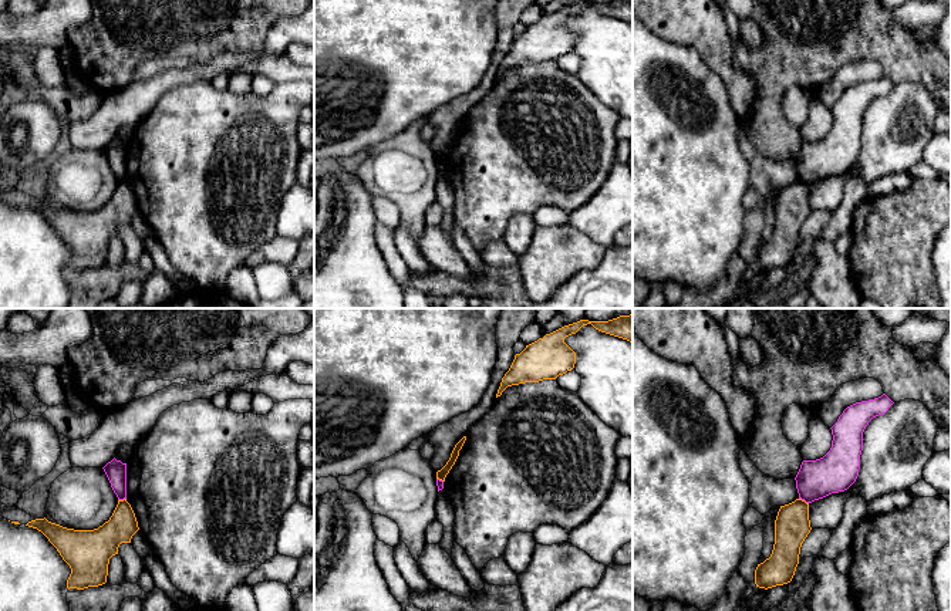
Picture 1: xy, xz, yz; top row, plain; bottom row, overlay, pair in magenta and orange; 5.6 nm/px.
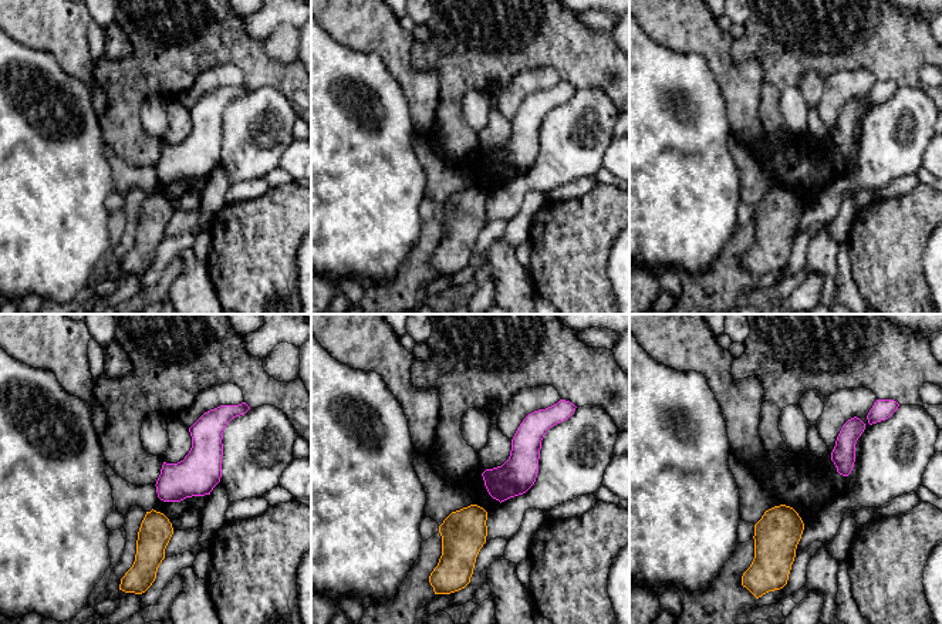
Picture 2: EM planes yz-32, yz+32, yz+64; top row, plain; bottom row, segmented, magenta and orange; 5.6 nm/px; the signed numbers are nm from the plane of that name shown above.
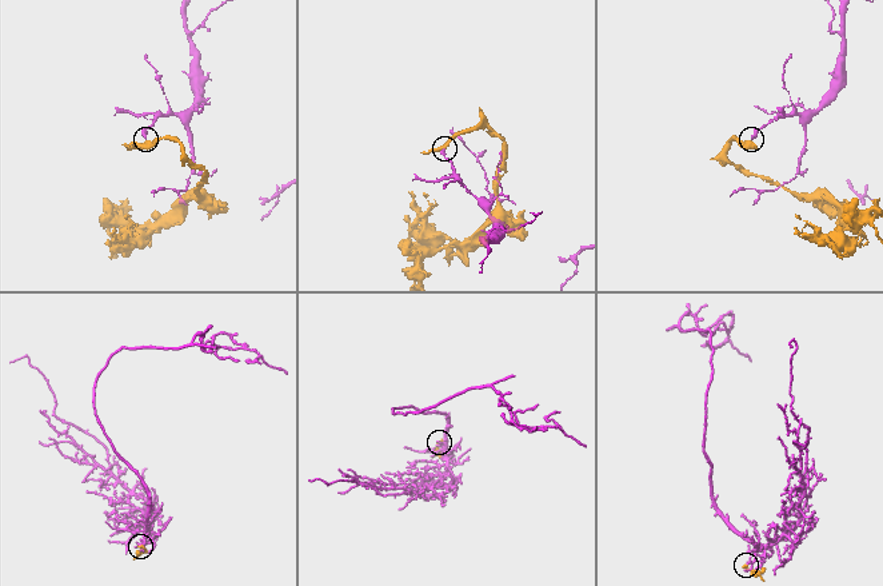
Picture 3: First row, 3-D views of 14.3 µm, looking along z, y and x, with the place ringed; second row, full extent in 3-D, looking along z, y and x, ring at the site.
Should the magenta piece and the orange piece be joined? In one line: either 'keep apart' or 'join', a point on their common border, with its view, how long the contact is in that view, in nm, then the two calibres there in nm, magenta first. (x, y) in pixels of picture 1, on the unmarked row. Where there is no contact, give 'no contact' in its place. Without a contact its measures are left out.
keep apart | yz (803, 181) | 70 nm | 220/200 nm

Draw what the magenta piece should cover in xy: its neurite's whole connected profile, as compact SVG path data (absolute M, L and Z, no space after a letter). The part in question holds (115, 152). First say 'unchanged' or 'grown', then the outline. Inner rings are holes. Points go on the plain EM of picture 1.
unchanged; M114 139L102 151L118 182L127 180L127 145Z

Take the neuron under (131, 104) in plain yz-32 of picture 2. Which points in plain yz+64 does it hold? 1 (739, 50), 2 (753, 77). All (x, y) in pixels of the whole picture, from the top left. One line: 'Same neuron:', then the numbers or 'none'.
Same neuron: 1

